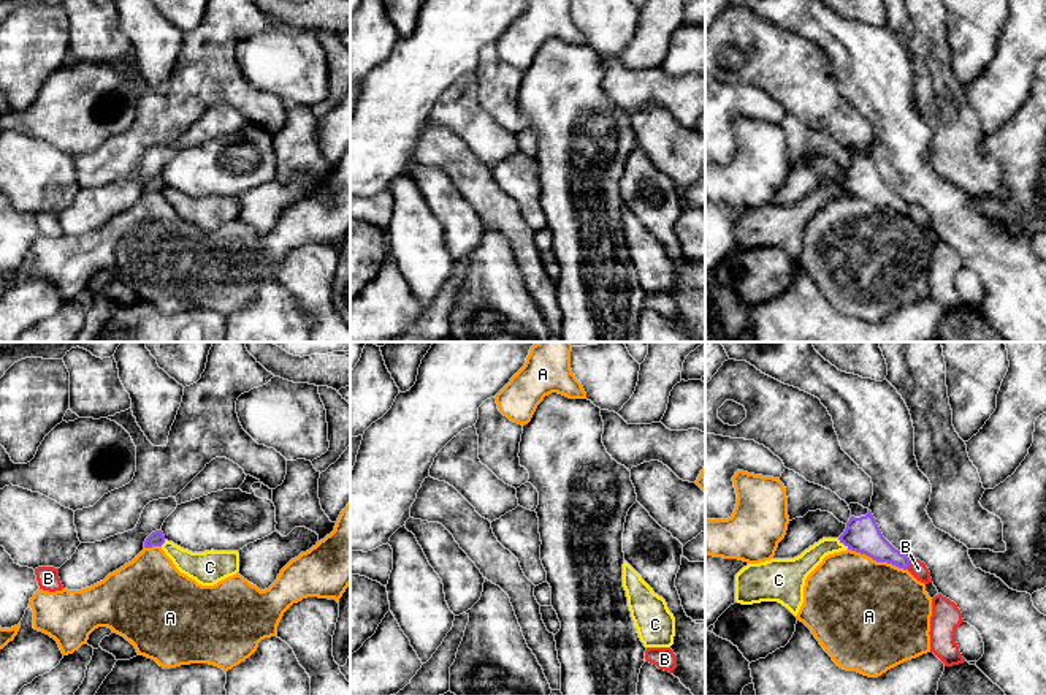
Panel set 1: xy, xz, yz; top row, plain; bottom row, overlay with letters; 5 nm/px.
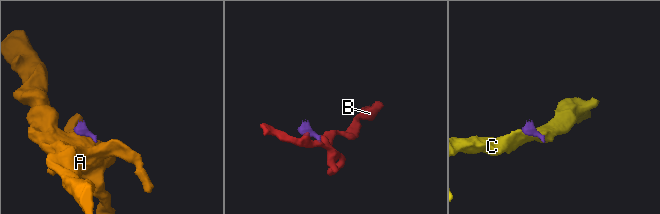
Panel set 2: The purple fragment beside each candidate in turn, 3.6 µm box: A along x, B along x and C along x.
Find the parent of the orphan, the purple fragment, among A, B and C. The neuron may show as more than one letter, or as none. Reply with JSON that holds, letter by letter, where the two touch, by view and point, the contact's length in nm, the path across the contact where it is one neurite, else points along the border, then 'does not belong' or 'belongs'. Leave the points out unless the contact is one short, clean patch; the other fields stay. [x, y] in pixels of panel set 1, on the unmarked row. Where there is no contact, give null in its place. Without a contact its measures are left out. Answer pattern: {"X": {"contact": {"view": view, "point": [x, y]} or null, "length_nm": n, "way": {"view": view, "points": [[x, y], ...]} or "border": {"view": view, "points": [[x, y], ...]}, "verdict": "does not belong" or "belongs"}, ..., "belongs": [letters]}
{"A": {"contact": {"view": "yz", "point": [878, 206]}, "length_nm": 320, "border": {"view": "yz", "points": [[848, 193], [907, 216]]}, "verdict": "does not belong"}, "B": {"contact": {"view": "yz", "point": [908, 209]}, "length_nm": 60, "border": {"view": "yz", "points": [[910, 205], [907, 214]]}, "verdict": "does not belong"}, "C": {"contact": {"view": "yz", "point": [843, 189]}, "length_nm": 80, "border": {"view": "yz", "points": [[837, 184], [848, 193]]}, "verdict": "does not belong"}, "belongs": []}

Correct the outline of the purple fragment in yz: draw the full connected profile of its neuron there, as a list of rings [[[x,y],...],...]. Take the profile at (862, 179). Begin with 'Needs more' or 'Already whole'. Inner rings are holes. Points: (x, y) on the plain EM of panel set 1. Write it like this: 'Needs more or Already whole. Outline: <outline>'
Needs more. Outline: [[[849,149],[851,163],[840,188],[848,195],[865,199],[876,207],[888,207],[899,214],[908,215],[910,203],[895,195],[881,179],[876,165],[868,154],[859,149]]]

